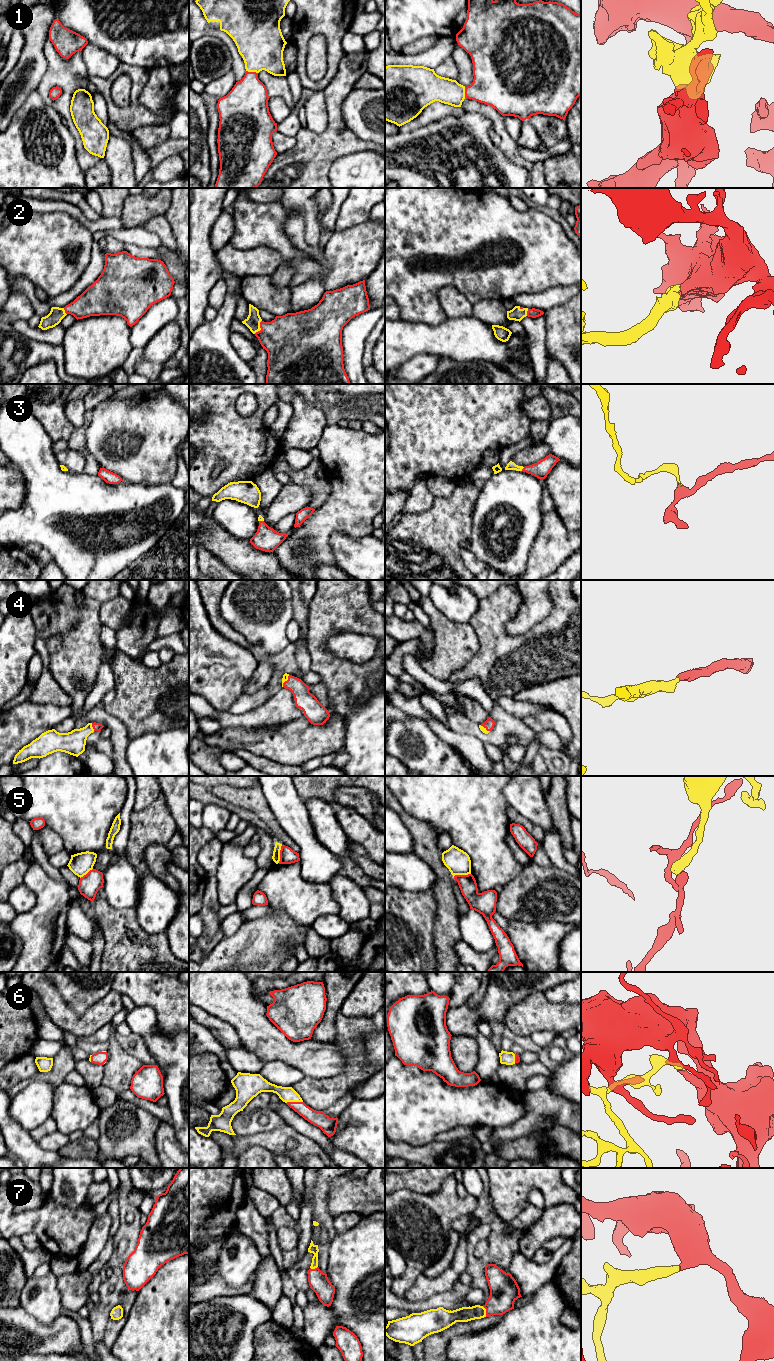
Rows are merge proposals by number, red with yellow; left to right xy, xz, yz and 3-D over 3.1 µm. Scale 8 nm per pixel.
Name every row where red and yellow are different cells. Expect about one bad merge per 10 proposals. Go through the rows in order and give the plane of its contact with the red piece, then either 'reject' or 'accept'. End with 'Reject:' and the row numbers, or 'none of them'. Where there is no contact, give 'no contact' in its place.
1: xz | accept
2: xz | accept
3: yz | accept
4: xy | accept
5: xz | reject
6: xz | accept
7: yz | accept
Reject: 5

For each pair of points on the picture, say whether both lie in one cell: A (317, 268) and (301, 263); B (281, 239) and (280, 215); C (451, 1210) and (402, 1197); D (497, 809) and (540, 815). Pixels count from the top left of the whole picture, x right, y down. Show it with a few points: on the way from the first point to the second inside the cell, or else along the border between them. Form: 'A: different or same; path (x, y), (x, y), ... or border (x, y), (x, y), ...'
A: same; path (313, 268), (305, 267)
B: same; path (279, 233), (279, 221)
C: same; path (439, 1209), (432, 1209), (423, 1202), (414, 1199)
D: different; border (504, 786), (503, 797), (508, 804)

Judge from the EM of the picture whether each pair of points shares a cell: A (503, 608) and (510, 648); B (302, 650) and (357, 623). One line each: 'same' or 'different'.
A: same
B: different

